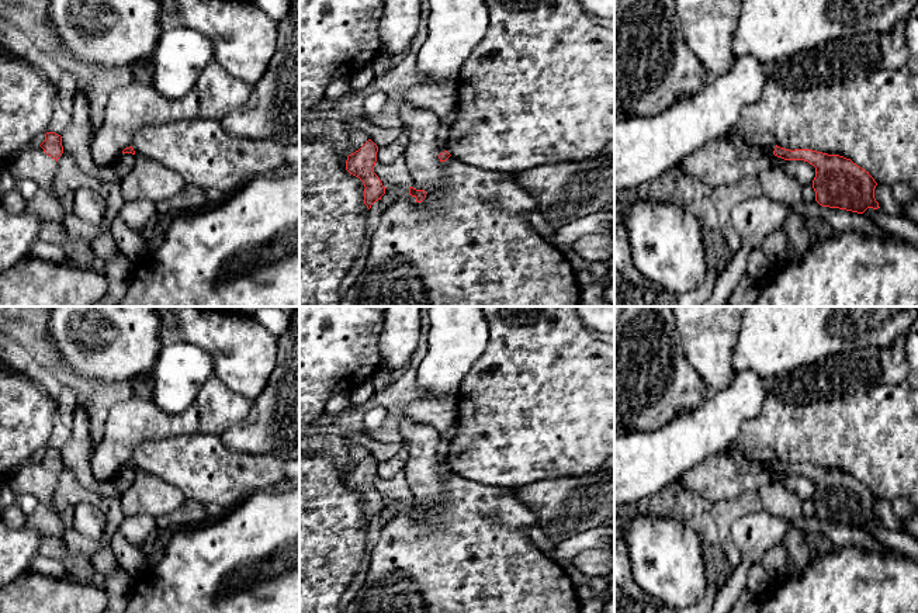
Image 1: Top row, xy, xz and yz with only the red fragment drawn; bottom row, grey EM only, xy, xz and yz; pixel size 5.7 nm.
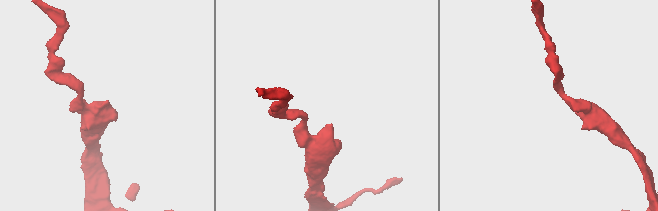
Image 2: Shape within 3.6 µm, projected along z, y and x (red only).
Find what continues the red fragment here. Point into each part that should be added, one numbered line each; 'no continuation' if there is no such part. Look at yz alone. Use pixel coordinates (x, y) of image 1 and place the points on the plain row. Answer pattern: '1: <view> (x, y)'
no continuation

